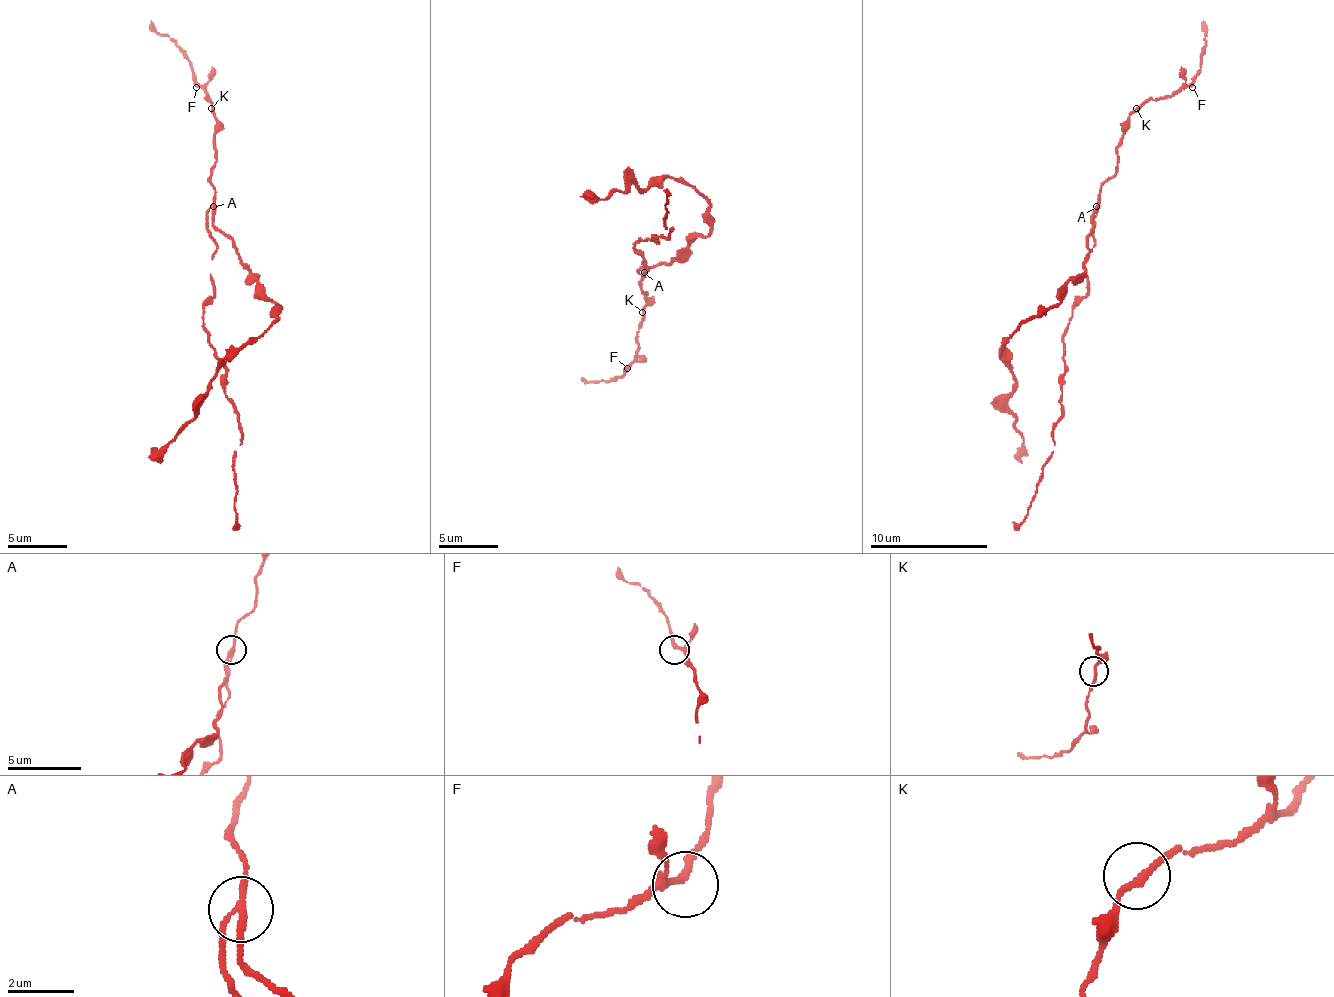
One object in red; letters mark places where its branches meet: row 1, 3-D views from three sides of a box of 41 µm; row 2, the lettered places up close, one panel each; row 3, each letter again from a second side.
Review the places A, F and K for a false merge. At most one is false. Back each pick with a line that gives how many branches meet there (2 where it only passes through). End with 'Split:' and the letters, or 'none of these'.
A: branches 3
Split: A

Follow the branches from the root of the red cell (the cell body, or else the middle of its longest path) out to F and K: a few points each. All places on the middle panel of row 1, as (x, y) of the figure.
F: (645, 267), (642, 291), (648, 303), (642, 309), (636, 359), (627, 368)
K: (645, 267), (642, 291), (648, 300), (642, 312)

